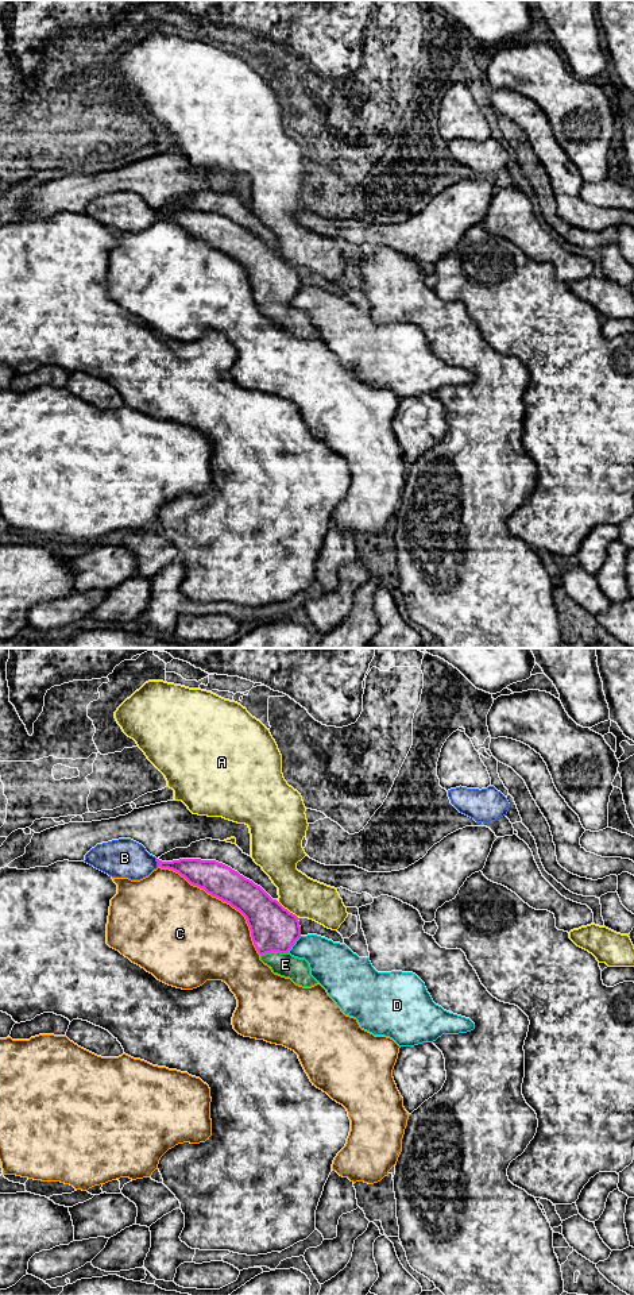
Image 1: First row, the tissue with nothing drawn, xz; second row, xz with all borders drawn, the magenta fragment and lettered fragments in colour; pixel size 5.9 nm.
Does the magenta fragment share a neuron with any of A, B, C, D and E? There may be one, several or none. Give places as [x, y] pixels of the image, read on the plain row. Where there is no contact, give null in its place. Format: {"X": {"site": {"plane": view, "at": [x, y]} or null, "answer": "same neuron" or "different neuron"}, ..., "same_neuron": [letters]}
{"A": {"site": {"plane": "xz", "at": [286, 261]}, "answer": "different neuron"}, "B": {"site": {"plane": "xz", "at": [158, 215]}, "answer": "different neuron"}, "C": {"site": {"plane": "xz", "at": [220, 250]}, "answer": "different neuron"}, "D": {"site": {"plane": "xz", "at": [294, 295]}, "answer": "different neuron"}, "E": {"site": {"plane": "xz", "at": [274, 303]}, "answer": "same neuron"}, "same_neuron": ["E"]}

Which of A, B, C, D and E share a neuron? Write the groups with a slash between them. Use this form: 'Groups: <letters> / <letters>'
Groups: A / B / C / D / E

